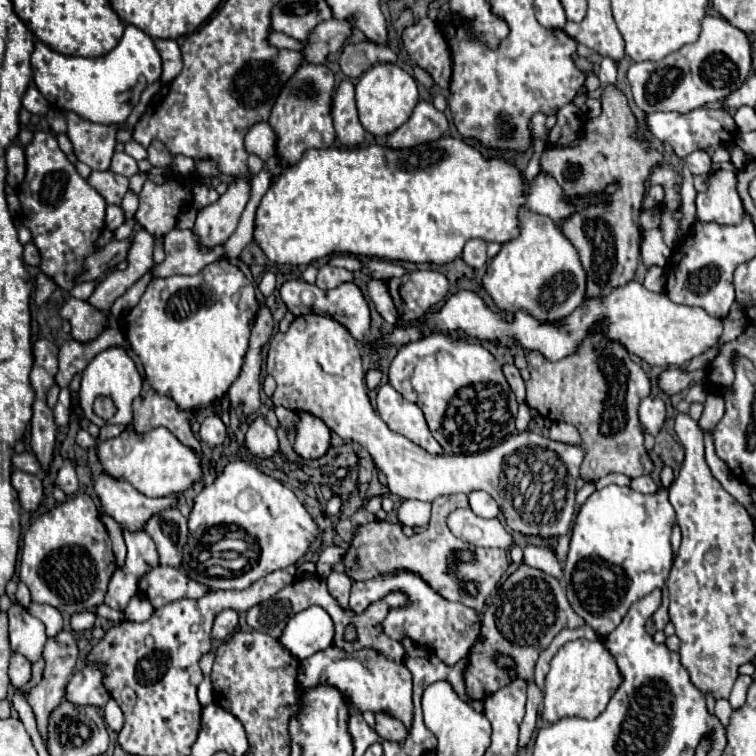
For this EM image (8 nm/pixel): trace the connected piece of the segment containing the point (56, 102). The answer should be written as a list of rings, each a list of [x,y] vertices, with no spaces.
[[[128,25],[120,43],[102,57],[68,57],[38,41],[30,61],[34,83],[46,101],[60,111],[74,111],[92,123],[122,123],[126,115],[118,103],[118,95],[136,87],[140,79],[151,85],[160,79],[162,73],[162,59],[152,37],[134,25]]]

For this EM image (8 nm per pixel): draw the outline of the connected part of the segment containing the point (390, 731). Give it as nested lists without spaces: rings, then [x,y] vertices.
[[[384,713],[376,715],[376,733],[382,739],[394,741],[394,743],[404,743],[404,739],[408,735],[406,727],[398,719],[392,719],[390,715],[384,715]]]

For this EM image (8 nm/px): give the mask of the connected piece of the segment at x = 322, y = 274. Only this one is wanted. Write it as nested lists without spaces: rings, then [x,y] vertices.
[[[322,265],[318,269],[318,277],[316,277],[316,285],[320,289],[334,289],[346,281],[352,281],[354,275],[348,269],[338,269],[338,267],[330,267],[330,265]]]

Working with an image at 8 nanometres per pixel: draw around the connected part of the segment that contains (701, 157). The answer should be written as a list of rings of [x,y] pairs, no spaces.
[[[694,151],[692,155],[686,157],[686,165],[692,175],[706,175],[710,171],[710,155],[706,151]]]

